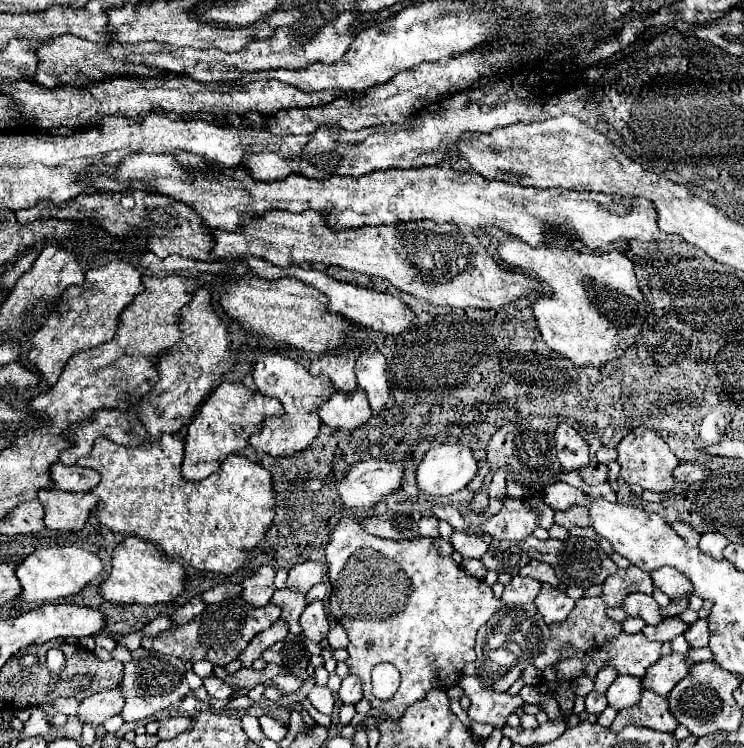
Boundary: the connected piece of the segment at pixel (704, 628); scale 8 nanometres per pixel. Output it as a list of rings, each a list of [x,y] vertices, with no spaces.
[[[708,620],[694,622],[688,632],[684,632],[684,638],[688,640],[690,648],[702,648],[708,646]]]

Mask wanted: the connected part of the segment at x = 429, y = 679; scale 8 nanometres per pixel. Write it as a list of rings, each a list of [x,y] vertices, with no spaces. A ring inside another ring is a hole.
[[[358,460],[348,468],[344,478],[336,482],[336,490],[342,496],[344,508],[348,508],[352,514],[348,518],[342,518],[334,532],[330,534],[330,542],[326,546],[326,562],[328,562],[328,574],[332,584],[332,598],[330,598],[330,614],[336,616],[336,620],[346,626],[350,644],[348,644],[348,666],[350,672],[356,674],[364,684],[364,698],[370,700],[372,708],[384,710],[392,718],[400,718],[404,710],[422,700],[430,688],[450,688],[454,686],[460,676],[466,662],[476,660],[474,654],[474,640],[478,628],[496,612],[502,608],[502,602],[492,594],[492,588],[468,576],[458,564],[452,562],[448,556],[440,556],[434,548],[430,537],[421,537],[404,542],[396,542],[388,539],[376,538],[368,534],[362,526],[362,520],[356,516],[358,512],[366,512],[368,506],[376,506],[384,496],[396,492],[402,486],[404,476],[404,462],[400,460]],[[372,642],[372,650],[366,650],[366,644]],[[378,662],[390,662],[398,668],[402,674],[402,684],[392,696],[392,700],[382,702],[372,696],[372,684],[370,684],[370,672]]]

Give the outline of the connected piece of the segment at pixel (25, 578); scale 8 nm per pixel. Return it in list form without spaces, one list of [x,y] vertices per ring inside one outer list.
[[[56,546],[56,548],[36,550],[16,568],[16,576],[22,584],[20,598],[24,602],[44,604],[44,602],[54,602],[58,598],[78,594],[88,582],[98,578],[102,570],[104,570],[104,560],[98,554],[78,546]]]

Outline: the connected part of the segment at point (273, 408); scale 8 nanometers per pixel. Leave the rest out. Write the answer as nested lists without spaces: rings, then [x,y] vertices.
[[[222,382],[218,390],[212,392],[208,402],[200,406],[196,418],[188,426],[182,476],[188,480],[204,480],[218,472],[228,454],[240,454],[246,448],[248,438],[260,430],[264,418],[280,412],[282,404],[276,398],[250,390],[242,382]]]

